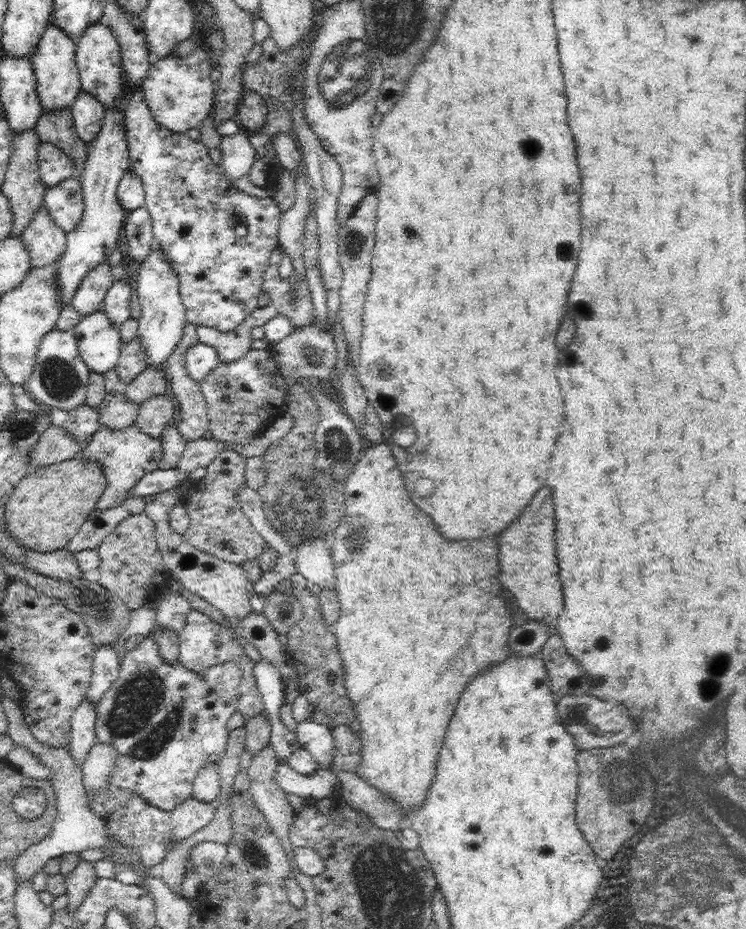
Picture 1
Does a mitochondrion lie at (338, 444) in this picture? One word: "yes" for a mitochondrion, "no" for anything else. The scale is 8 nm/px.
yes

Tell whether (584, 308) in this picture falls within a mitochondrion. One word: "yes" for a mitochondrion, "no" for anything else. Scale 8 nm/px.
yes

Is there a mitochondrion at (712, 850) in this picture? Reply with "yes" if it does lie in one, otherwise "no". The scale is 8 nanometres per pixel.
yes

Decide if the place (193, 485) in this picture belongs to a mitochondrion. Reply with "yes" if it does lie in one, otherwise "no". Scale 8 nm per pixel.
no

